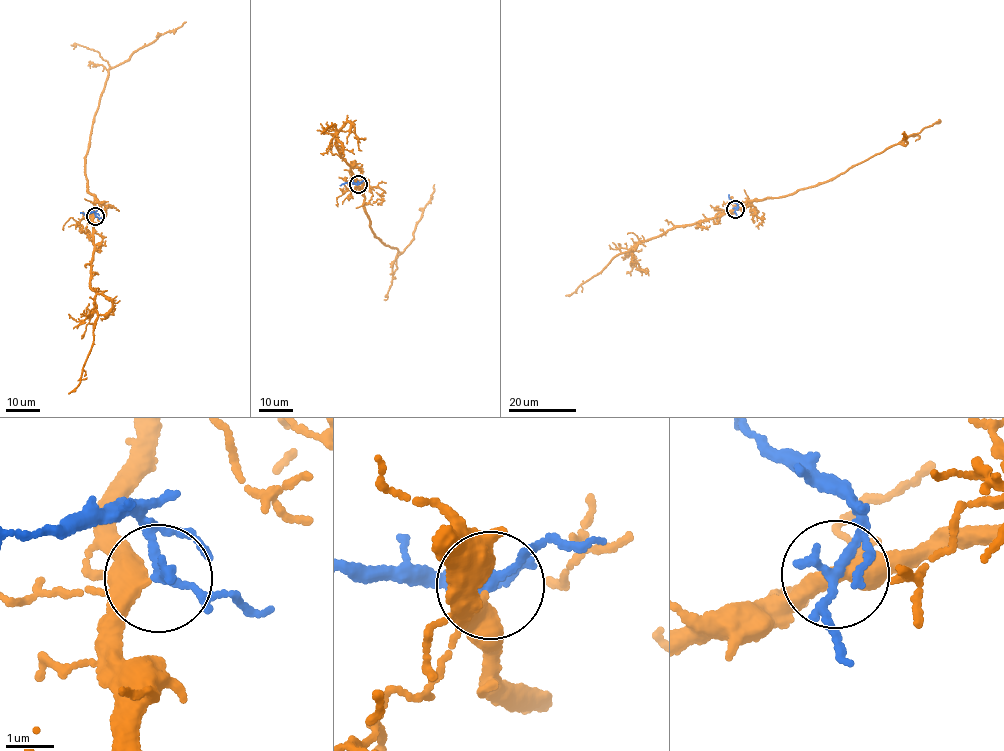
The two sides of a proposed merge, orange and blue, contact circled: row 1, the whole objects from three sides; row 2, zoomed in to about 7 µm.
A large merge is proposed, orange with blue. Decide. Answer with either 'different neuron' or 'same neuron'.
same neuron

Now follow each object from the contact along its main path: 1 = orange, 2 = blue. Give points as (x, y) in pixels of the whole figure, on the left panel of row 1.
1: (94, 216), (92, 214), (96, 200), (86, 190), (84, 162), (109, 69), (186, 22)
2: (96, 216), (94, 212), (80, 212)

